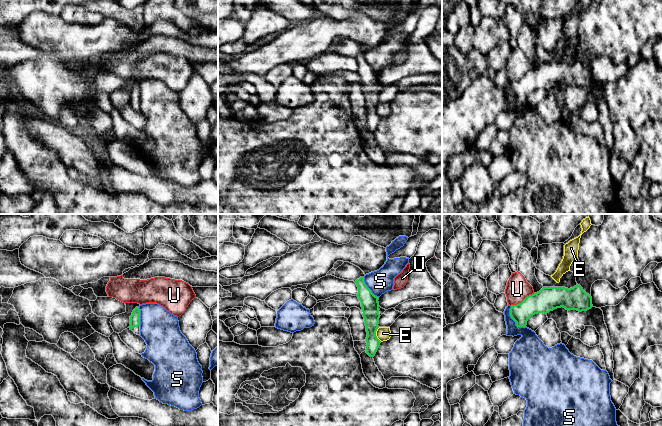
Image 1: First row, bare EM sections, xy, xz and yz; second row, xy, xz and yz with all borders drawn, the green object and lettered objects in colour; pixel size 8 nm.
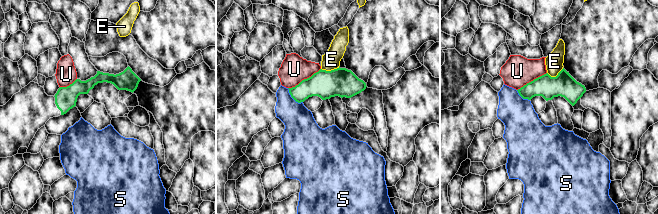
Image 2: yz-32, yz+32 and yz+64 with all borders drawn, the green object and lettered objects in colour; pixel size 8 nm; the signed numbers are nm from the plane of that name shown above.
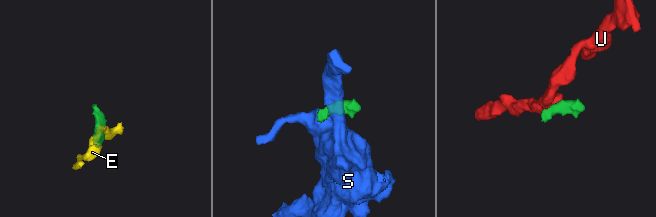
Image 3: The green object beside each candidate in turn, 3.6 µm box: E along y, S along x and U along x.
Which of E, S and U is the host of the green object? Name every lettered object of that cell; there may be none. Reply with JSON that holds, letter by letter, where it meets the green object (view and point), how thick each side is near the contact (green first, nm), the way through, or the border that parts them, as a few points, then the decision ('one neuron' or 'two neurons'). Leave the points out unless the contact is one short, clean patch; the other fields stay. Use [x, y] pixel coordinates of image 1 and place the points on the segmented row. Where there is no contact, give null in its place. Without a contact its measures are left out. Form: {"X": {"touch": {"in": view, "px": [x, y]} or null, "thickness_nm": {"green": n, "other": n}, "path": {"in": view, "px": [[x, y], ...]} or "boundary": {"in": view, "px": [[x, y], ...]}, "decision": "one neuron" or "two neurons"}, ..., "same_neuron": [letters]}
{"E": {"touch": {"in": "xz", "px": [375, 334]}, "thickness_nm": {"green": 140, "other": 110}, "boundary": {"in": "xz", "px": [[378, 327], [376, 336], [381, 341]]}, "decision": "two neurons"}, "S": {"touch": {"in": "yz", "px": [513, 319]}, "thickness_nm": {"green": 170, "other": 190}, "boundary": {"in": "yz", "px": [[510, 306], [510, 317], [517, 326], [525, 327]]}, "decision": "two neurons"}, "U": {"touch": {"in": "yz", "px": [523, 300]}, "thickness_nm": {"green": 190, "other": 190}, "boundary": {"in": "yz", "px": [[534, 293], [526, 296], [520, 302], [510, 305]]}, "decision": "two neurons"}, "same_neuron": []}

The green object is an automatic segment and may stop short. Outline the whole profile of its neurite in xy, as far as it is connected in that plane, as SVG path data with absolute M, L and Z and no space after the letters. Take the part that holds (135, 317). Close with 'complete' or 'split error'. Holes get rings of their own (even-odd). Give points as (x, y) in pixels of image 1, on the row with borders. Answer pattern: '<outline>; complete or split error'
M136 307L130 316L130 330L135 334L140 335L140 309Z; split error

